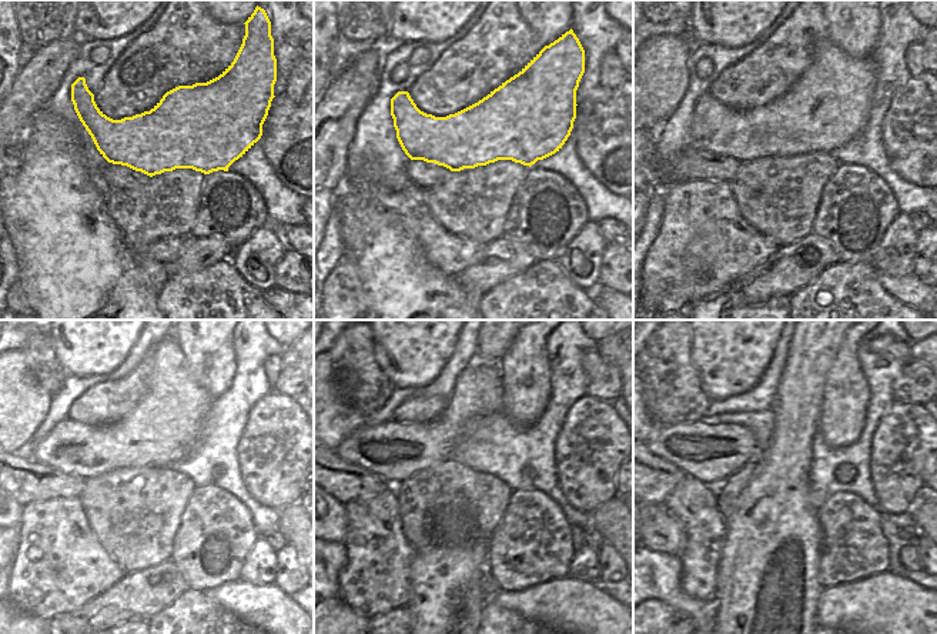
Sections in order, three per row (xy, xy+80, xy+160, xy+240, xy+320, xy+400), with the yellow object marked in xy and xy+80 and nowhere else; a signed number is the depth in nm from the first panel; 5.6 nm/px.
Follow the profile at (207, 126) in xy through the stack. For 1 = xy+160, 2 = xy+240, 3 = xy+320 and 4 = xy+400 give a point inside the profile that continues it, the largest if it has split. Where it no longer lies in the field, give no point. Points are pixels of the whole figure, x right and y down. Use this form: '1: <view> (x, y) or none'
1: xy+160 (827, 106)
2: xy+240 (164, 427)
3: xy+320 (394, 451)
4: xy+400 (709, 451)

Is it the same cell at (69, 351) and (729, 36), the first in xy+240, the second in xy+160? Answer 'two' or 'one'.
one

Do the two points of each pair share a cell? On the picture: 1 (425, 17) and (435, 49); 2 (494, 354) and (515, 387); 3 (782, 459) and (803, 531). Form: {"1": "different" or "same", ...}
{"1": "different", "2": "different", "3": "same"}

